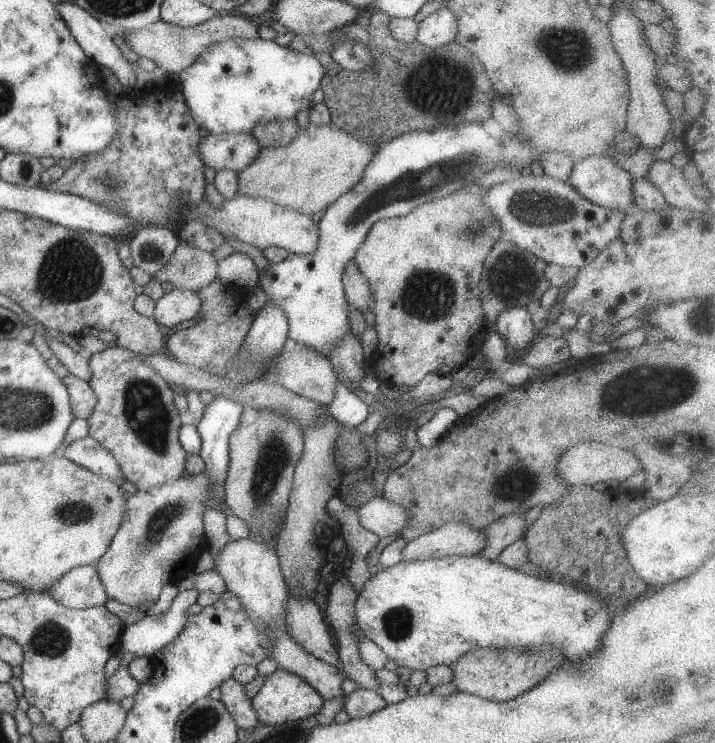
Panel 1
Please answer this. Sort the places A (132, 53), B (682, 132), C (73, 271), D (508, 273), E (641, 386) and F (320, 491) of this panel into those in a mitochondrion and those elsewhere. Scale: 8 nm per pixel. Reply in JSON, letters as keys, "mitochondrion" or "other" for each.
{"A":"other","B":"other","C":"mitochondrion","D":"mitochondrion","E":"mitochondrion","F":"other"}

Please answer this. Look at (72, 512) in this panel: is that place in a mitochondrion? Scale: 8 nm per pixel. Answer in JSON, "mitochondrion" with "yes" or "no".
{"mitochondrion":"yes"}

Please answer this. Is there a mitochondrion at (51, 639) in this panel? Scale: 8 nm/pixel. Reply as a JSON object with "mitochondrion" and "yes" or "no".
{"mitochondrion":"yes"}

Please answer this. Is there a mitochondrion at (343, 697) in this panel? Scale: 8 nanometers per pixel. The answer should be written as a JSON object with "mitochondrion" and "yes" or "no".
{"mitochondrion":"no"}

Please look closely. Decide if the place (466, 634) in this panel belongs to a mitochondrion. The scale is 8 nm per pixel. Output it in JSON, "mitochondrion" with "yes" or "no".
{"mitochondrion":"no"}

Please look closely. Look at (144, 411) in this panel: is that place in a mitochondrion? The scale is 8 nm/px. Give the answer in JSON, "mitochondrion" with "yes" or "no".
{"mitochondrion":"yes"}

